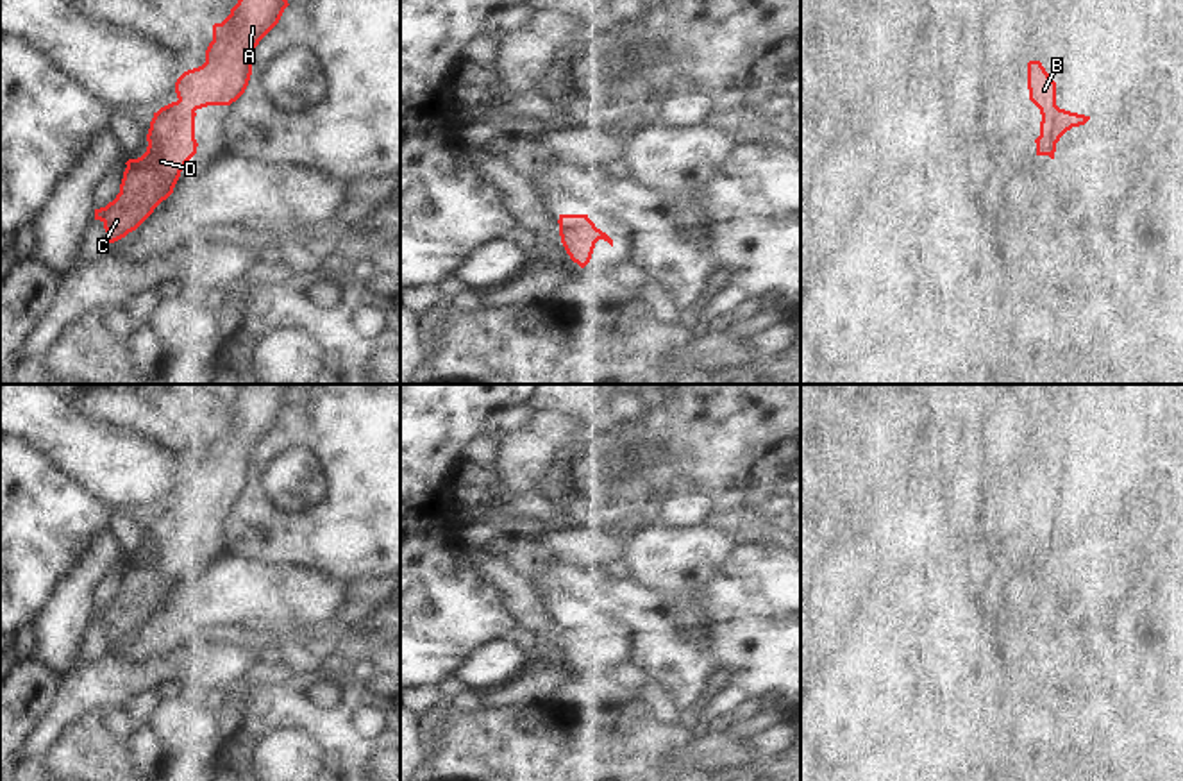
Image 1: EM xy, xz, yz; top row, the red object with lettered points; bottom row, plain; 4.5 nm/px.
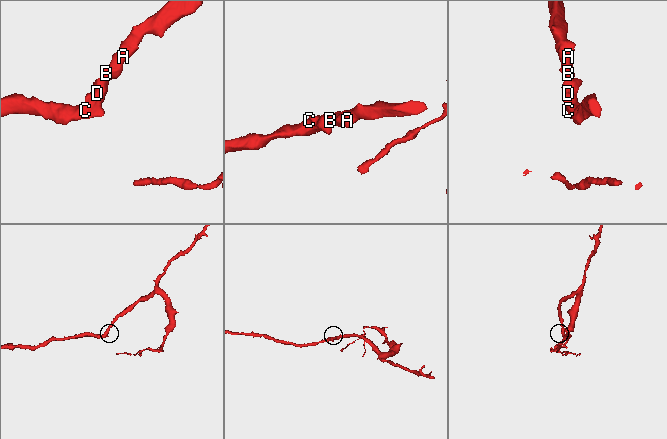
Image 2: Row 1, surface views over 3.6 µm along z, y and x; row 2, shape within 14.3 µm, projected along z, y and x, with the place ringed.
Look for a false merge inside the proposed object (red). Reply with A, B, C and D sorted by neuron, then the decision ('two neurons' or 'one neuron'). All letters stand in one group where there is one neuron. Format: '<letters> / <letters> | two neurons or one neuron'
A B C D | one neuron

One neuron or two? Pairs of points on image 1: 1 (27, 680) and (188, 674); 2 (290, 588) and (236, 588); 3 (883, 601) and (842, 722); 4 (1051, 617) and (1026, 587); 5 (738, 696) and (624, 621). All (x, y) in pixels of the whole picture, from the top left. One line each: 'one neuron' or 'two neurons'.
1: two neurons
2: one neuron
3: two neurons
4: one neuron
5: one neuron

